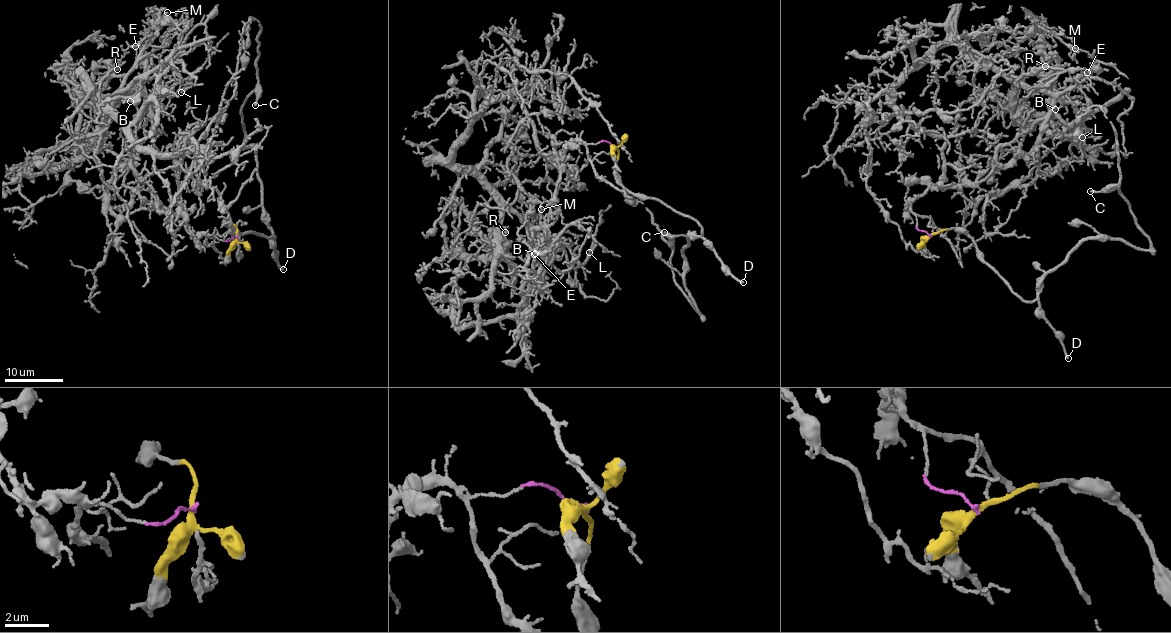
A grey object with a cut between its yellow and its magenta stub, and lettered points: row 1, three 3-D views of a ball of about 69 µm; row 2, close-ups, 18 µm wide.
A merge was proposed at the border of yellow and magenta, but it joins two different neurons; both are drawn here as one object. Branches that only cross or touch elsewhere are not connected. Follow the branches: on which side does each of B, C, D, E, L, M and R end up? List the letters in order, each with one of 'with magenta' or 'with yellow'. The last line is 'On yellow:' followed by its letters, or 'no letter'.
B: with magenta
C: with yellow
D: with yellow
E: with magenta
L: with magenta
M: with magenta
R: with magenta
On yellow: C, D

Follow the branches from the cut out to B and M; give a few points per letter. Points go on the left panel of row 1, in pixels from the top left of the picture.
B: (236, 238), (192, 233), (179, 212), (156, 206), (126, 147), (146, 105), (143, 86), (130, 101)
M: (236, 238), (192, 233), (179, 212), (167, 214), (128, 154), (146, 105), (141, 47), (149, 22), (167, 12)

